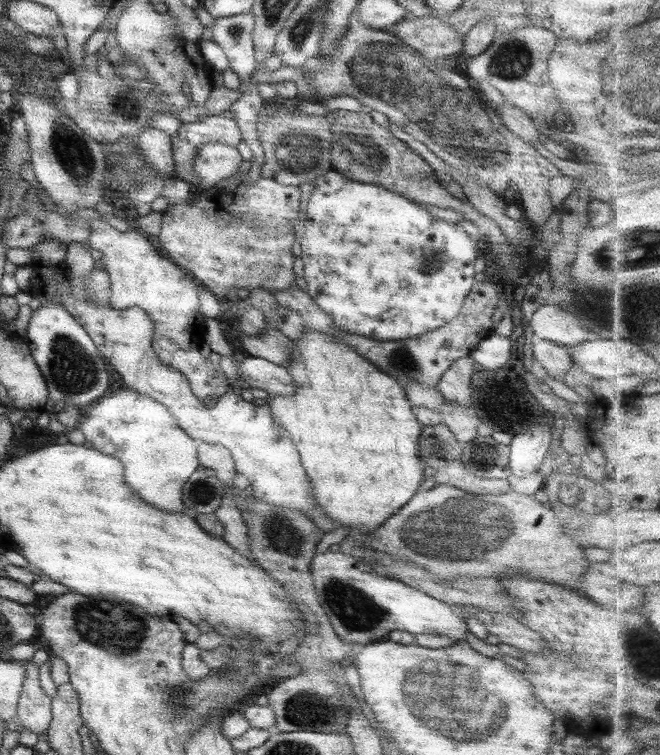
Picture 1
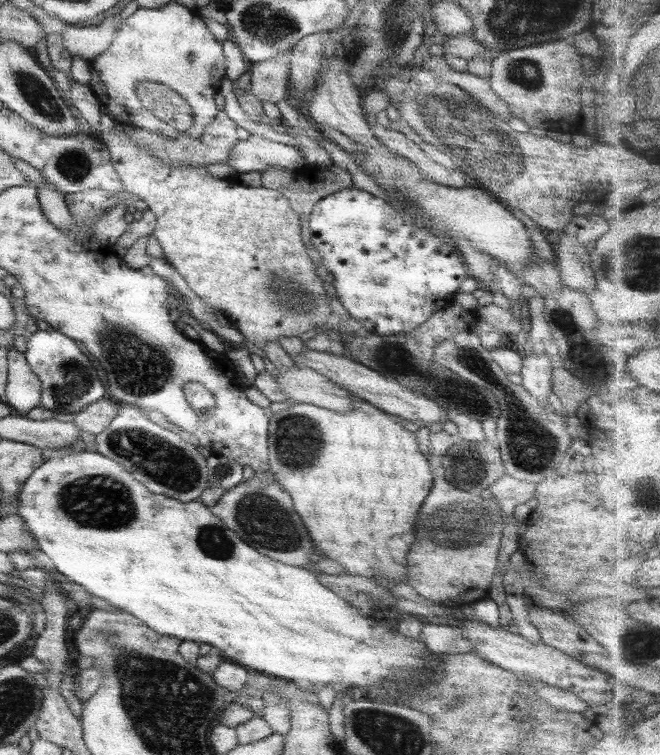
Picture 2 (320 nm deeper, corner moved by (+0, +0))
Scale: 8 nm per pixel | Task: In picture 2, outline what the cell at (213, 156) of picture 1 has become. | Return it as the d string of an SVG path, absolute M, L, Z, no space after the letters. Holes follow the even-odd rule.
M251 134L245 140L236 140L225 163L234 170L234 177L253 170L261 173L270 166L293 170L305 165L297 148Z

